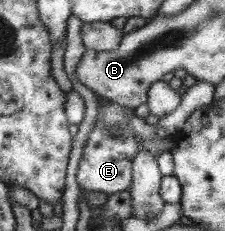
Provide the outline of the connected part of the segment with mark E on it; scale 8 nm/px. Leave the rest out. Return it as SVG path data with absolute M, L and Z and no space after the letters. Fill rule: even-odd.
M106 102L96 108L97 116L92 129L87 134L87 140L82 150L76 171L76 182L79 190L100 192L105 195L128 190L132 184L132 166L134 157L137 156L140 145L132 137L132 130L126 126L128 117L134 109L118 106L117 103ZM112 126L118 126L123 131L123 136L114 137L109 133Z

